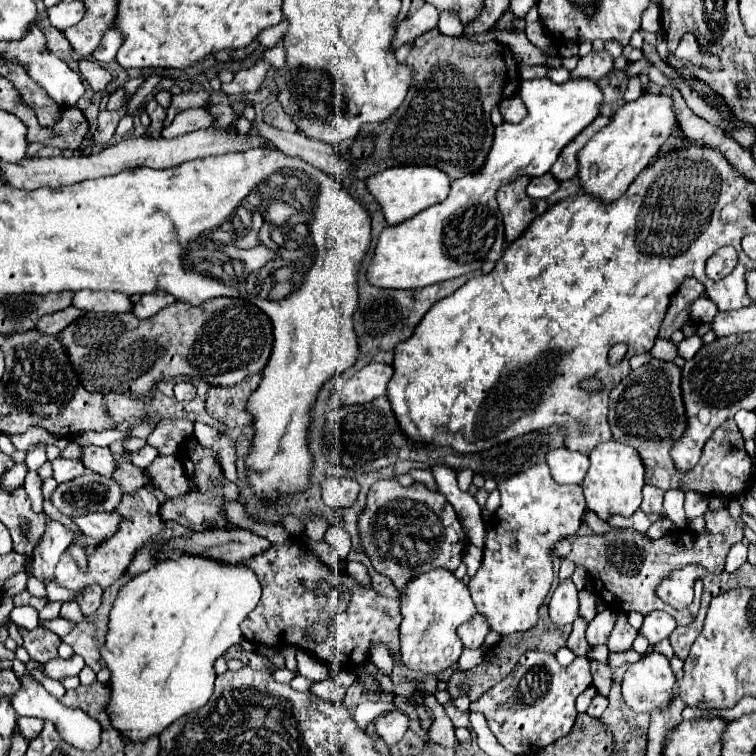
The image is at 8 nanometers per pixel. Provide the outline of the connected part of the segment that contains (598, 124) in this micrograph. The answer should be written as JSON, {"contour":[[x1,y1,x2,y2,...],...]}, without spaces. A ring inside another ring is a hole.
{"contour":[[599,115,593,123,589,123,589,125,577,135,577,139,573,139,571,143,567,143,567,145,563,147,563,151,561,151,559,157,557,157,557,161,555,161,553,167,549,169,549,173,551,173,559,183,575,177,575,171,577,171,577,151,579,151,597,131,601,131,607,123,609,123,609,119,603,117,603,115]]}

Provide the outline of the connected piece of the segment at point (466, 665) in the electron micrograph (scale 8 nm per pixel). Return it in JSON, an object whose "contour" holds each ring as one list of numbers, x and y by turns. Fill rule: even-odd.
{"contour":[[465,649,459,657,459,669,471,669,473,665,479,665,483,661,485,653,481,649]]}

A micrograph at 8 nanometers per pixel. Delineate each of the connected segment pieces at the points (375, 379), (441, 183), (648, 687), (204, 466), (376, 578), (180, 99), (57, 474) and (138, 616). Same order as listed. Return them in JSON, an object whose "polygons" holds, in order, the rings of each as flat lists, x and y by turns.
{"polygons":[[[385,363,365,365,349,381,345,381,341,391,337,393,337,403,361,405,361,403,371,403,377,397,383,397,391,375,393,375,391,365,385,365]],[[393,167,367,177,365,185,367,191,381,205,387,225,403,223,403,219,411,219,419,211,435,203,441,203,443,199,447,199,447,191,449,191,449,179,437,167]],[[653,651,637,663,629,665,621,681,621,695,631,711,649,713,671,703,675,685,677,681,671,671,669,659]],[[187,437,177,453,177,459,181,461,185,475,195,483,195,489,175,497,175,499,167,499,165,503,161,503,159,515,163,521,175,521,187,529,193,531,209,531,209,529,227,529,227,515,225,515,225,503,227,501,237,501,237,487,223,477,223,469,221,463,217,459,217,453,199,445,199,441,195,437]],[[373,567,369,569,369,577,371,577,371,587,379,593,379,595,385,595,389,599,397,599,399,597,399,591,395,591,395,585,391,583,391,579,387,579,387,575,381,575,377,573]],[[199,89,199,91,189,91,189,93,181,93,173,97,171,107,167,109,167,119,164,121,164,127,171,125,171,121,175,118,177,113,185,111,185,109,193,109,193,107,205,107,205,103,209,101,209,91]],[[55,459,53,461,53,477,57,483,71,481,83,473,85,473,85,467,77,459]],[[177,555,177,559,161,561,149,571,129,579,113,601,105,643,99,649,111,671,111,699,105,709,113,729,117,729,123,739,145,743,147,739,161,735,179,717,201,709,213,695,217,677,215,661,243,639,243,635,239,635,239,625,259,603,259,597,261,587,249,567,241,563,221,565,219,561,197,555]]]}

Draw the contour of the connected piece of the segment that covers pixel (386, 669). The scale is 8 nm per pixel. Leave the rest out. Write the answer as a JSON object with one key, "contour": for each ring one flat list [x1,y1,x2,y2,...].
{"contour":[[375,645,375,647,371,649,369,661,371,661,383,675,391,675,391,671,393,671,393,657,391,657,387,645]]}

